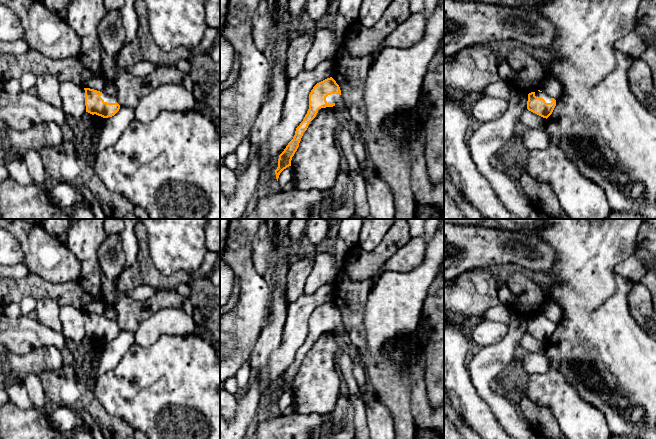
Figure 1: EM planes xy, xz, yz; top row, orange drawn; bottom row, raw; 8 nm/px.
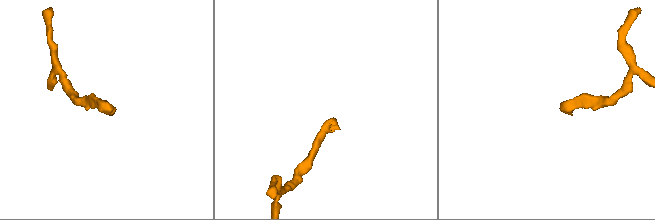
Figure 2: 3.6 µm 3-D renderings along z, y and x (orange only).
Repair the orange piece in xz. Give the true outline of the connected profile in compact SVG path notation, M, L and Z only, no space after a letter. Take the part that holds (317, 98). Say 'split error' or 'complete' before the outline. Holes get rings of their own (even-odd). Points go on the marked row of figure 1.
split error; M332 77L317 83L313 87L309 94L309 109L307 114L296 128L293 139L279 155L278 167L275 170L277 181L280 173L291 166L292 157L299 147L303 133L307 130L309 123L316 117L318 110L326 107L333 107L336 104L344 104L344 102L340 87Z

